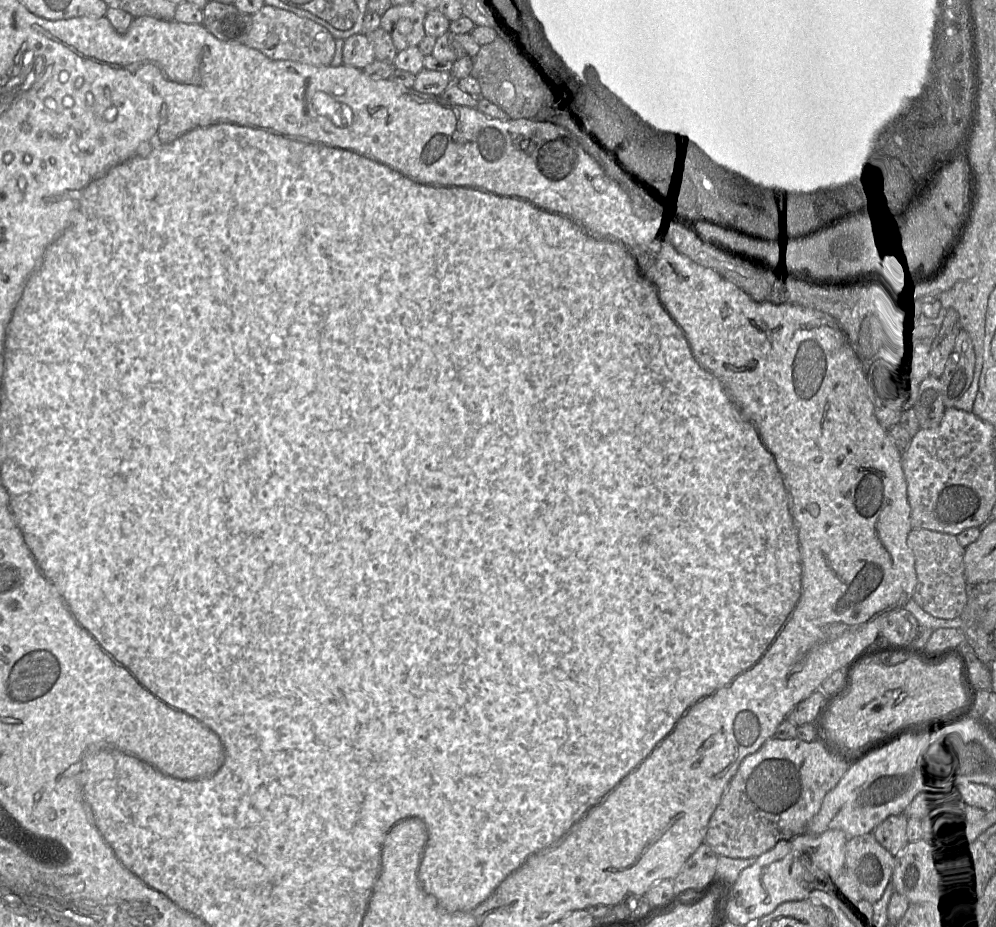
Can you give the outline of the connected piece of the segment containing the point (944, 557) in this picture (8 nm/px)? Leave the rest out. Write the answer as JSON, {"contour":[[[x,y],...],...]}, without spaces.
{"contour":[[[912,529],[907,538],[911,550],[917,584],[912,599],[927,613],[942,619],[960,617],[968,601],[968,583],[964,575],[964,553],[957,536],[928,529]]]}

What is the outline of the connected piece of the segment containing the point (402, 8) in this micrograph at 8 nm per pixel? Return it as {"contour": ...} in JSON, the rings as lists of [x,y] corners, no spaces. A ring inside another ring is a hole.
{"contour":[[[414,3],[391,6],[382,15],[380,28],[390,35],[398,52],[416,47],[426,36],[424,21],[427,13]]]}

